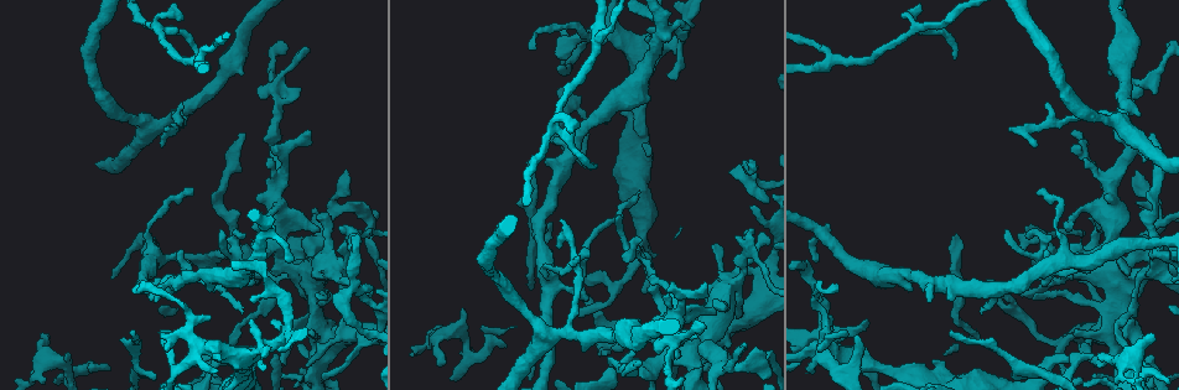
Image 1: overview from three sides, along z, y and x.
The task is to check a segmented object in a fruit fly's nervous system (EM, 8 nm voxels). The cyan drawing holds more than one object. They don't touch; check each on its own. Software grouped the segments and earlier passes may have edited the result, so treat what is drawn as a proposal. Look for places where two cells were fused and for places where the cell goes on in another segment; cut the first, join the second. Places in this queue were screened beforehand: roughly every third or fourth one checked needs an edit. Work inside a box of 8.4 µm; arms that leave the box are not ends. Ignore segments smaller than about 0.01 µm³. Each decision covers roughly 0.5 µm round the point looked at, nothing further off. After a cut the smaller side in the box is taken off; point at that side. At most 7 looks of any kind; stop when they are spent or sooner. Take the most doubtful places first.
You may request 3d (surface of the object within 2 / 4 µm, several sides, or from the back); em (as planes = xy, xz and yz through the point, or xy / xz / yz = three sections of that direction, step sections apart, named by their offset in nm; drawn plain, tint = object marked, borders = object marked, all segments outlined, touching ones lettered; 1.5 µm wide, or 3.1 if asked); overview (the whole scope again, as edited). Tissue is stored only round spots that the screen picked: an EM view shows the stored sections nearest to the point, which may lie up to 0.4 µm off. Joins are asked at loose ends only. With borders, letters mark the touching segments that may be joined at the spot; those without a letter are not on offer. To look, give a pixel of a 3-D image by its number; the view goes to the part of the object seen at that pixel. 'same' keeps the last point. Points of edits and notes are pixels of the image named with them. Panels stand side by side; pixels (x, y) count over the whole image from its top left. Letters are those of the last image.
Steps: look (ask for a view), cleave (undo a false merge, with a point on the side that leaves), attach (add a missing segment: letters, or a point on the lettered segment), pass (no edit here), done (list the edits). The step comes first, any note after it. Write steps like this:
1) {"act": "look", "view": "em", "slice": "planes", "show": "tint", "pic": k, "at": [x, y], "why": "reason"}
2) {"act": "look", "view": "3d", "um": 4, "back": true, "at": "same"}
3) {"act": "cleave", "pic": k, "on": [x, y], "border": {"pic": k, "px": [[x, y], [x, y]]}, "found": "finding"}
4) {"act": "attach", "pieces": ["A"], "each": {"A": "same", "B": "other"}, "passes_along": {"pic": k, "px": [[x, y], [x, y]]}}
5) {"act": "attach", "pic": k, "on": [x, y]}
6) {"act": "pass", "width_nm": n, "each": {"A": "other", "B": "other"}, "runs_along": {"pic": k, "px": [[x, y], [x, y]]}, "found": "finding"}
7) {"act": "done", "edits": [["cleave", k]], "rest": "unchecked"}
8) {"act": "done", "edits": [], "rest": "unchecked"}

{"act": "look", "view": "em", "slice": "yz", "step": 8, "show": "borders", "pic": 1, "at": [438, 364], "why": "branch stops here"}

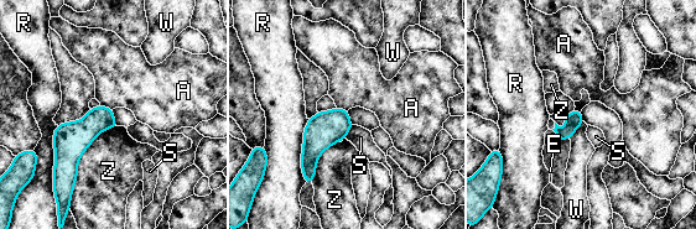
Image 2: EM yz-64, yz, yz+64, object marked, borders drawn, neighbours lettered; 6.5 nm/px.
{"act": "pass", "width_nm": 110, "each": {"A": "other", "E": "other", "R": "other", "S": "other", "W": "other", "Z": "other"}, "border": {"pic": 2, "px": [[118, 126], [82, 155], [71, 193]]}, "found": "no lettered segment goes on from it"}

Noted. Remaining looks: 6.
{"act": "look", "view": "em", "slice": "planes", "show": "tint", "pic": 1, "at": [593, 167], "why": "thin end"}

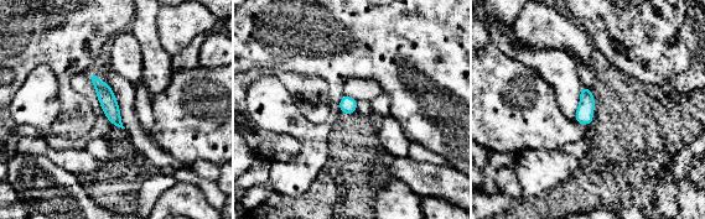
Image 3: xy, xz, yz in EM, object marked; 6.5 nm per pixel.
{"act": "look", "view": "em", "slice": "planes", "show": "borders", "at": "same"}

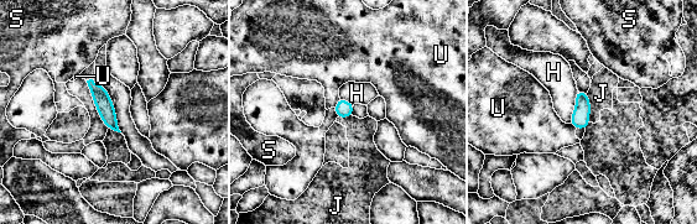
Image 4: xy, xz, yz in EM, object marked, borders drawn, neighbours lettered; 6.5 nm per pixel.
{"act": "pass", "width_nm": 110, "each": {"H": "other", "J": "other", "S": "other", "U": "other"}, "runs_along": {"pic": 4, "px": [[90, 83], [100, 95], [114, 126]]}, "found": "no lettered segment goes on from it"}

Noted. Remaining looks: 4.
{"act": "look", "view": "3d", "um": 4, "pic": 1, "at": [1074, 362], "why": "sharp bend"}

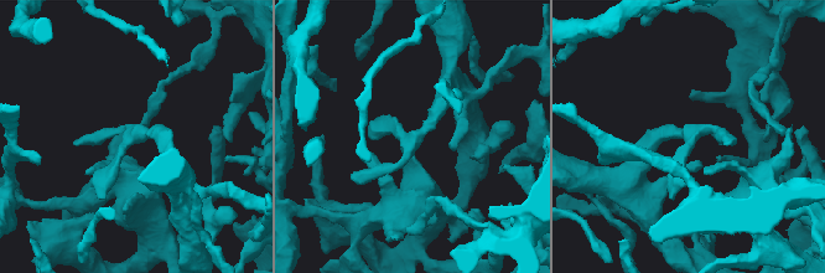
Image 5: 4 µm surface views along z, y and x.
{"act": "look", "view": "em", "slice": "planes", "show": "plain", "pic": 5, "at": [689, 136], "arms": 3, "arm_widths_nm": [170, 180, 220], "why": "shape alone is not enough"}

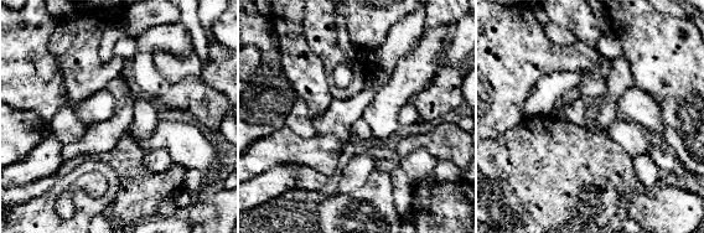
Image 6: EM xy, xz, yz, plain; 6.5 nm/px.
{"act": "look", "view": "em", "slice": "planes", "show": "borders", "at": "same"}

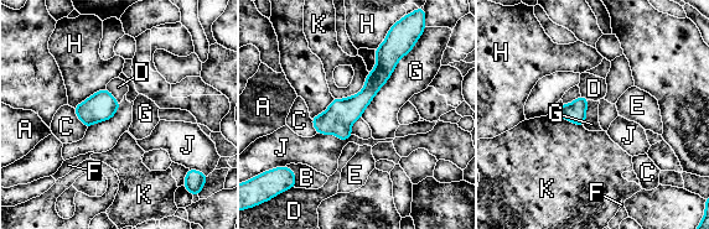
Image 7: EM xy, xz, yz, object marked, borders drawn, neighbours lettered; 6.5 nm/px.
{"act": "pass", "width_nm": 110, "longest_contact_nm": ["G", 500], "each": {"A": "other", "B": "other", "C": "other", "D": "other", "E": "other", "F": "other", "G": "other", "H": "other", "J": "other", "K": "other"}, "found": "one cell here"}

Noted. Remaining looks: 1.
{"act": "done", "edits": [], "rest": "unchecked"}

